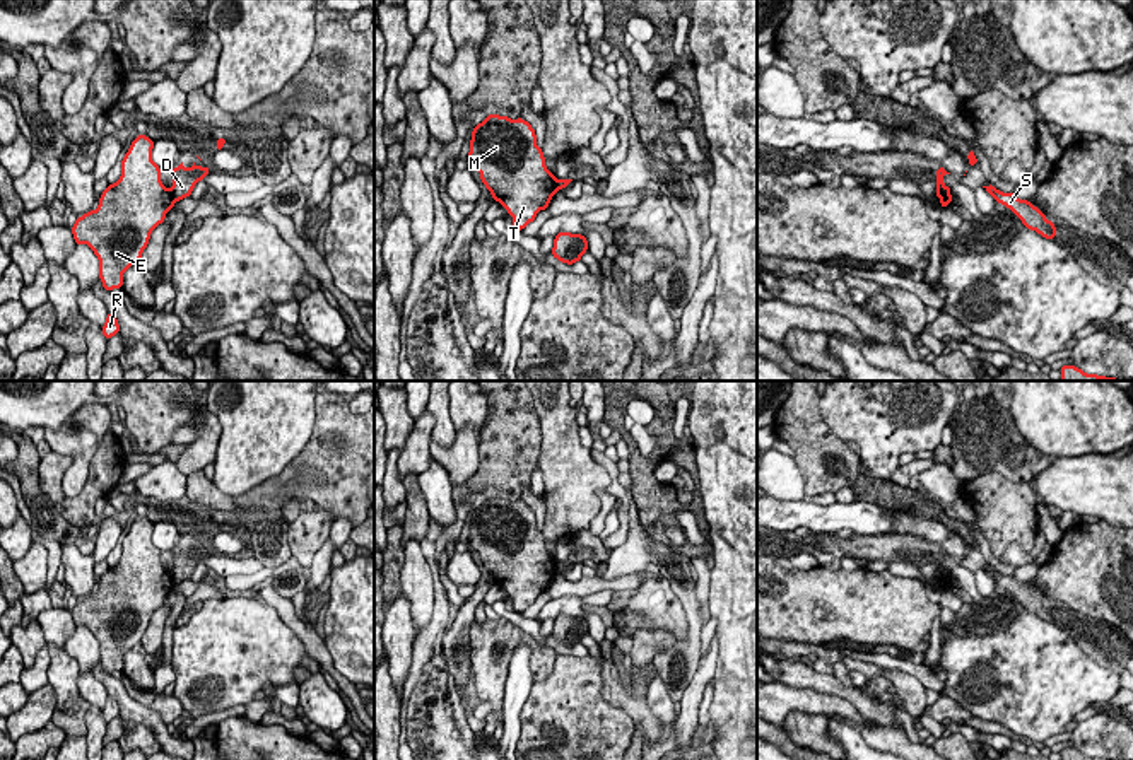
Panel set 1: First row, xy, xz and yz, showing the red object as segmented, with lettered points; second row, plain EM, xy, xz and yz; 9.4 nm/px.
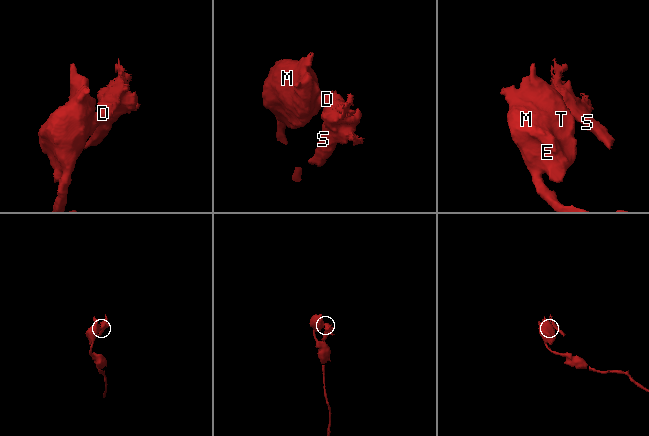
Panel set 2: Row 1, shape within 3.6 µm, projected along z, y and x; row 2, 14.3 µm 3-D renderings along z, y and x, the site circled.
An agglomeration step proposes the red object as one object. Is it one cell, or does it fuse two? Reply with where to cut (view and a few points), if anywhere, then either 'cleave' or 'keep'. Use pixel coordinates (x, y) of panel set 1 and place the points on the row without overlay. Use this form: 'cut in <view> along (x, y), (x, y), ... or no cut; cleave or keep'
cut in xy along (170, 572), (175, 584); cleave

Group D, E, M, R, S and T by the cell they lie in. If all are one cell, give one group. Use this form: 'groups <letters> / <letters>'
groups D S / E M R T

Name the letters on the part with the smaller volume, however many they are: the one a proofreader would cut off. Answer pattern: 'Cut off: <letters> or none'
Cut off: D, S

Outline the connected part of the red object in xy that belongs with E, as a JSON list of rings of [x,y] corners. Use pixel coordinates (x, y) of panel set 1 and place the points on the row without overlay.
[[[137,517],[121,543],[121,558],[103,576],[99,589],[77,599],[75,627],[87,627],[99,642],[104,673],[123,669],[123,656],[140,644],[152,613],[173,593],[174,581],[152,543],[154,523]]]

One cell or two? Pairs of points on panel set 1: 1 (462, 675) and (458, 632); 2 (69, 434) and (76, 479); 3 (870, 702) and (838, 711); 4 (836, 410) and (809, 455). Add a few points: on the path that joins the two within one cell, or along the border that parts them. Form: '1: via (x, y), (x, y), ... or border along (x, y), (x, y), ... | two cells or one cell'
1: via (455, 665), (450, 654), (453, 643) | one cell
2: via (79, 444), (86, 451), (84, 468) | one cell
3: border along (817, 690), (846, 699), (863, 718), (872, 721) | two cells
4: border along (819, 398), (821, 417), (846, 443) | two cells

